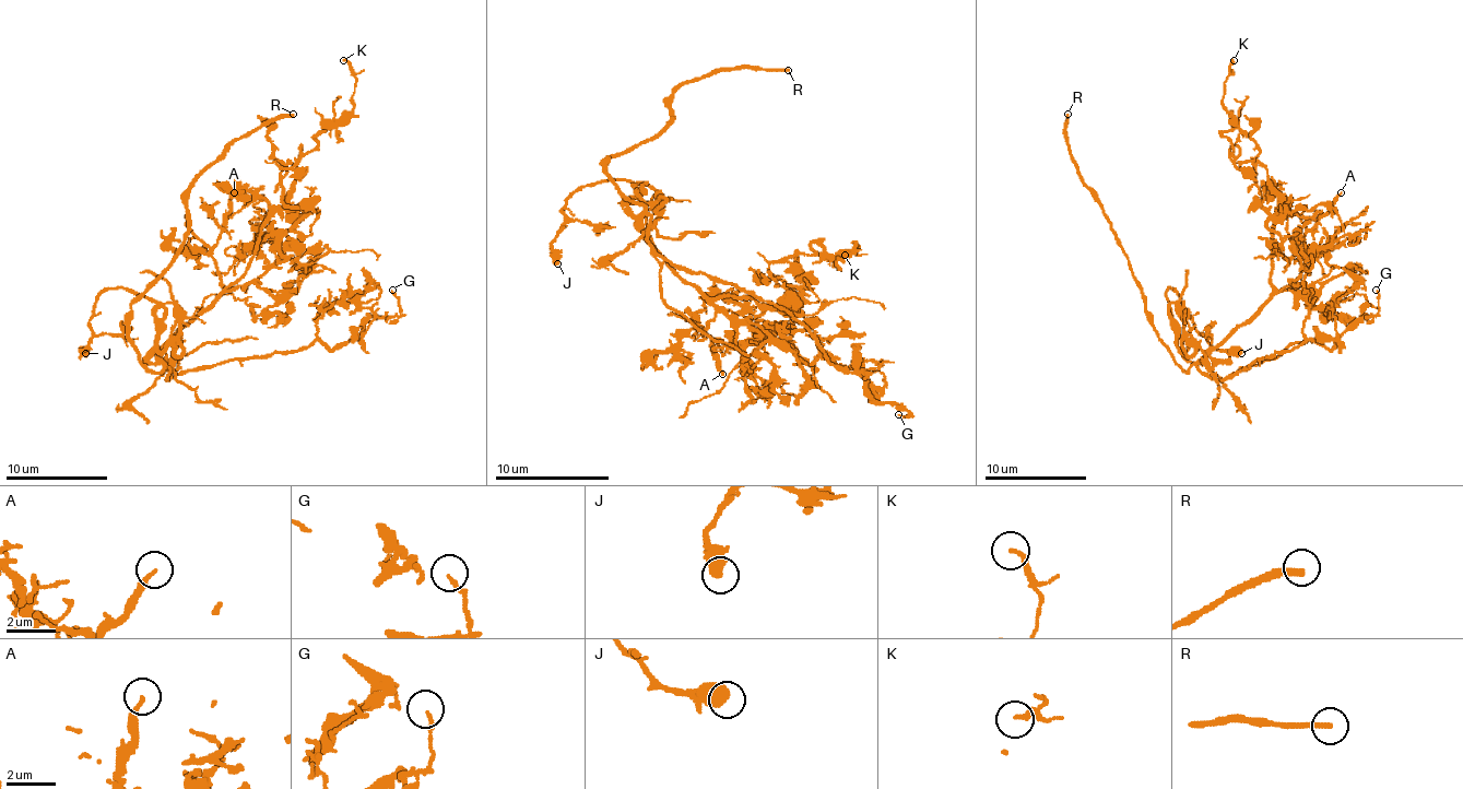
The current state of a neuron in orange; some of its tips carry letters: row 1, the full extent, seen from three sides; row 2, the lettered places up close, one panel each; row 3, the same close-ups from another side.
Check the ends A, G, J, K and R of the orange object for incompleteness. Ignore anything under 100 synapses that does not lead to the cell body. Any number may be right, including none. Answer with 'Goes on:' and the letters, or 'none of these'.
Goes on: R

